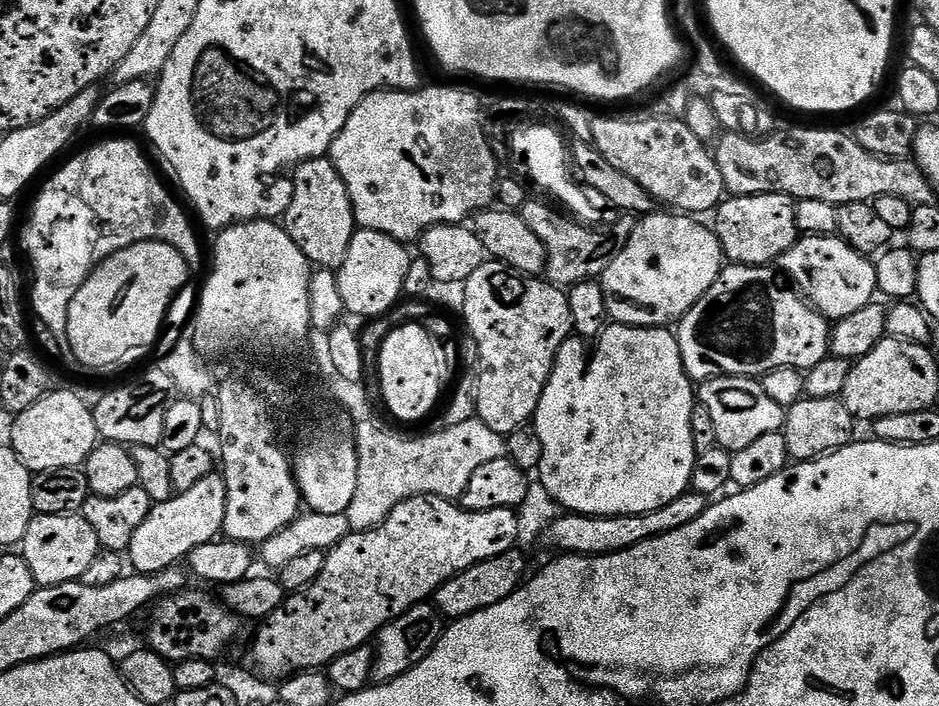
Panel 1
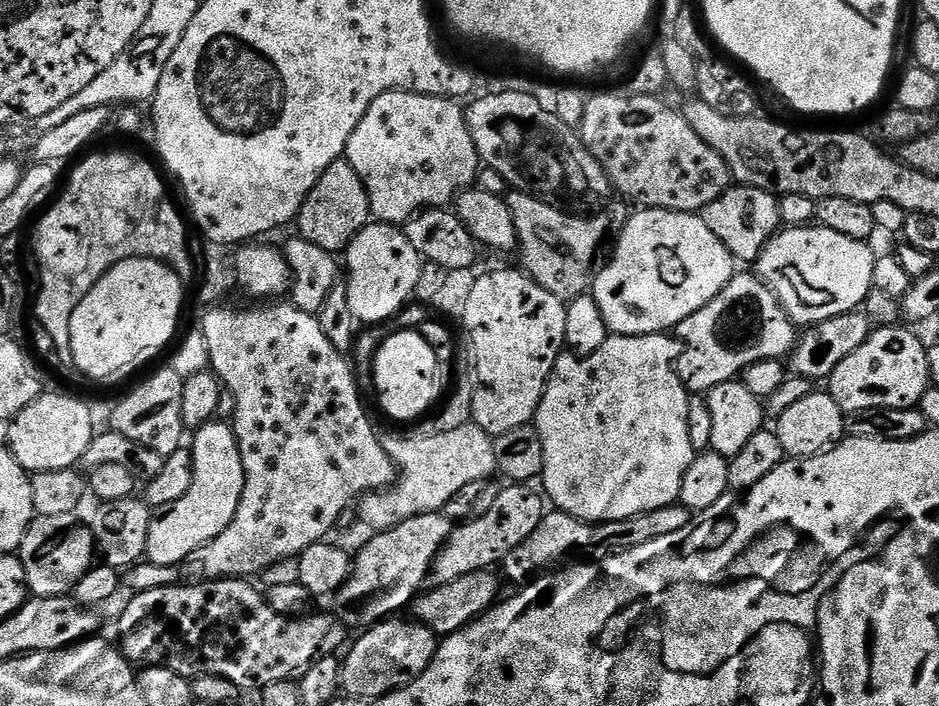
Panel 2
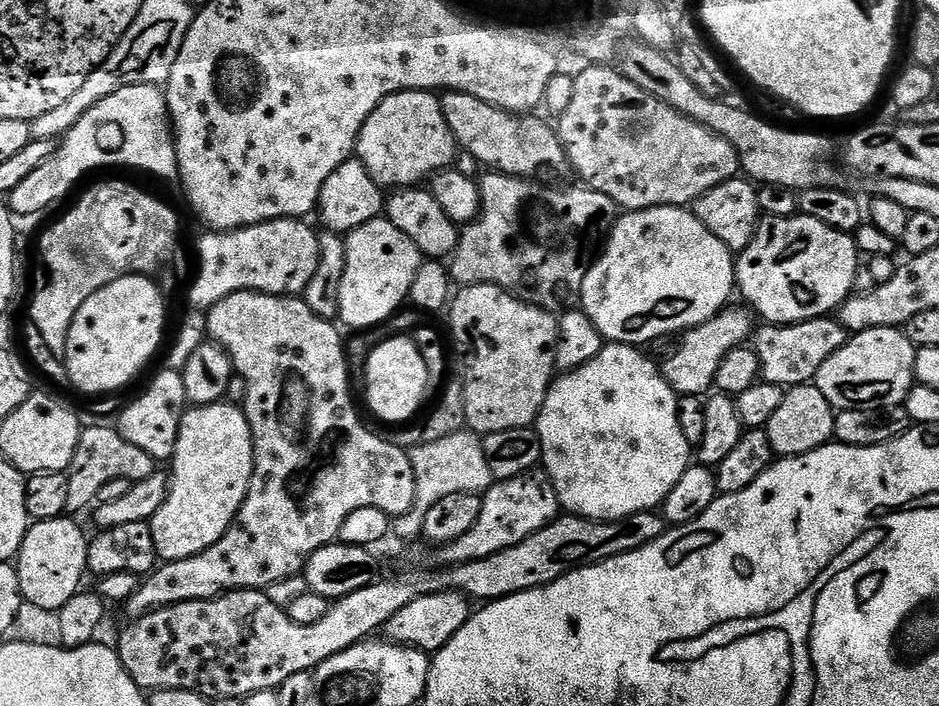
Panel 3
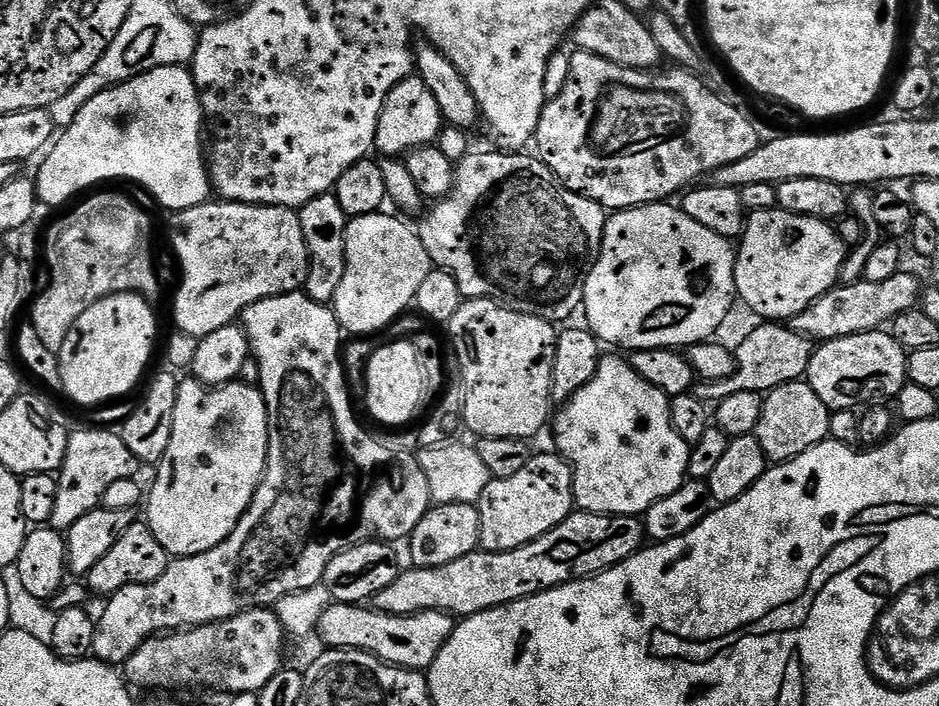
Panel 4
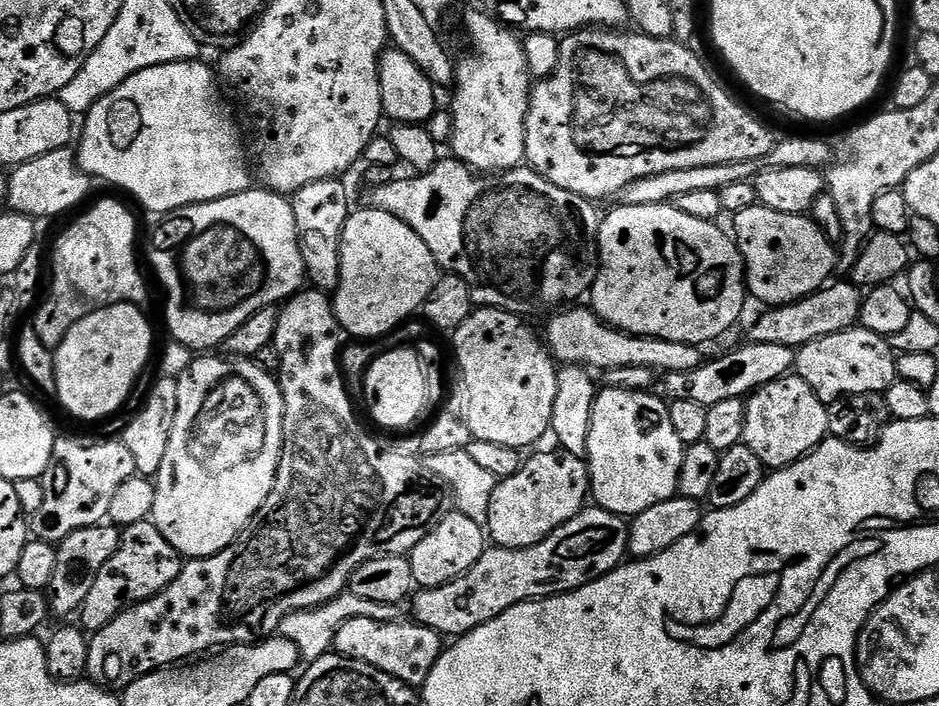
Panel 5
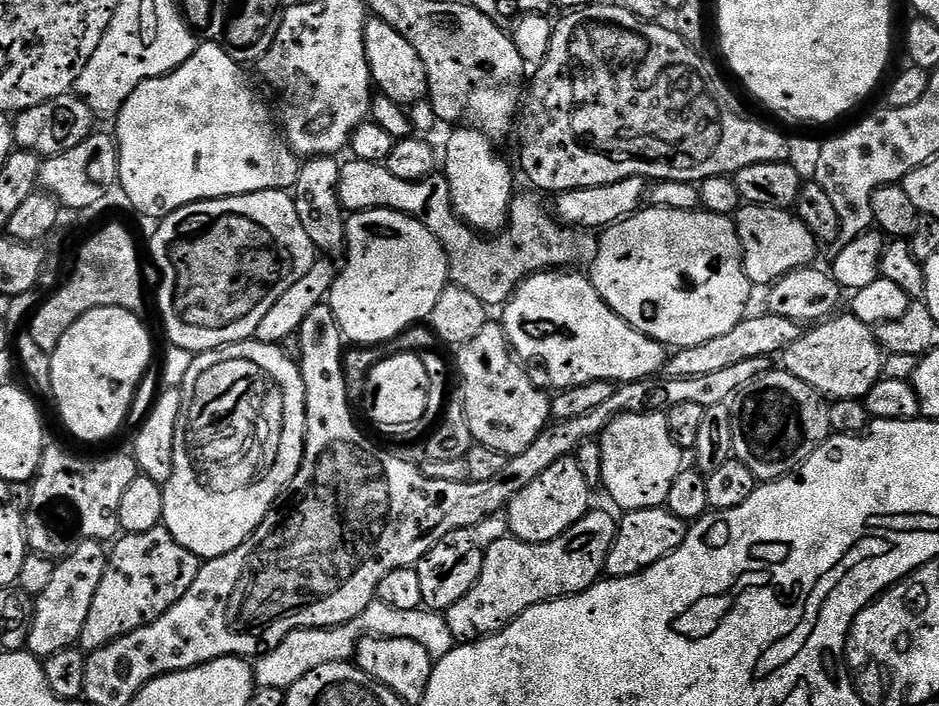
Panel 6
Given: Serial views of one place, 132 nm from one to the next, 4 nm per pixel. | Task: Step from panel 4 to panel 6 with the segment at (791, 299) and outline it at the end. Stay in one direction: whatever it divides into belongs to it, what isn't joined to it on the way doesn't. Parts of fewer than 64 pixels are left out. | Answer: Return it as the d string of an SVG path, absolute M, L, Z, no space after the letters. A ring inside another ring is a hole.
M744 204L734 217L740 249L744 252L744 273L753 285L771 286L799 268L809 267L818 251L814 234L791 211Z

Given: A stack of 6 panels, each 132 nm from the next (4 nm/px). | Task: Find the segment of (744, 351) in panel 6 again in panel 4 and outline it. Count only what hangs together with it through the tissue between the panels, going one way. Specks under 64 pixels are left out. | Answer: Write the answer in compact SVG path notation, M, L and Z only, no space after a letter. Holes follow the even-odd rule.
M907 270L896 272L894 278L886 278L886 282L870 282L863 279L857 284L840 284L822 294L822 298L818 298L810 306L806 306L802 314L791 320L790 327L813 342L874 332L883 329L898 314L917 307L921 291L922 284Z

